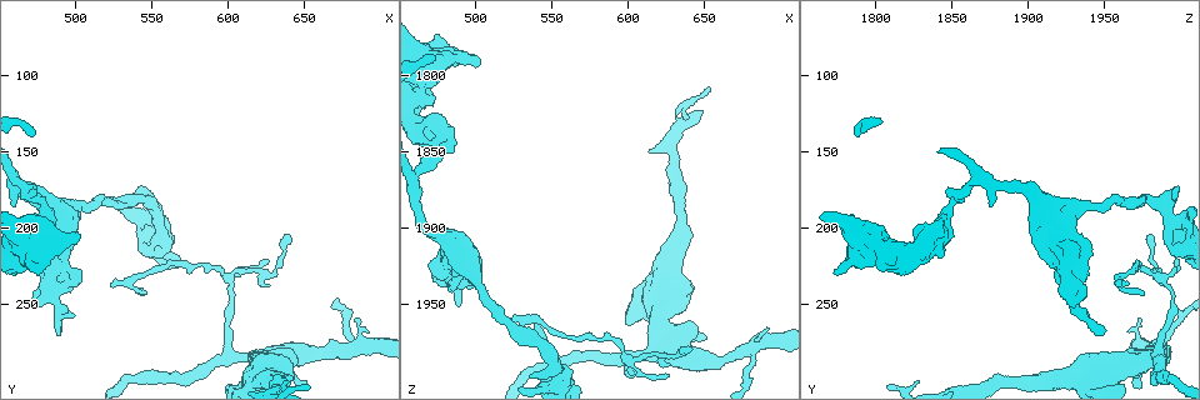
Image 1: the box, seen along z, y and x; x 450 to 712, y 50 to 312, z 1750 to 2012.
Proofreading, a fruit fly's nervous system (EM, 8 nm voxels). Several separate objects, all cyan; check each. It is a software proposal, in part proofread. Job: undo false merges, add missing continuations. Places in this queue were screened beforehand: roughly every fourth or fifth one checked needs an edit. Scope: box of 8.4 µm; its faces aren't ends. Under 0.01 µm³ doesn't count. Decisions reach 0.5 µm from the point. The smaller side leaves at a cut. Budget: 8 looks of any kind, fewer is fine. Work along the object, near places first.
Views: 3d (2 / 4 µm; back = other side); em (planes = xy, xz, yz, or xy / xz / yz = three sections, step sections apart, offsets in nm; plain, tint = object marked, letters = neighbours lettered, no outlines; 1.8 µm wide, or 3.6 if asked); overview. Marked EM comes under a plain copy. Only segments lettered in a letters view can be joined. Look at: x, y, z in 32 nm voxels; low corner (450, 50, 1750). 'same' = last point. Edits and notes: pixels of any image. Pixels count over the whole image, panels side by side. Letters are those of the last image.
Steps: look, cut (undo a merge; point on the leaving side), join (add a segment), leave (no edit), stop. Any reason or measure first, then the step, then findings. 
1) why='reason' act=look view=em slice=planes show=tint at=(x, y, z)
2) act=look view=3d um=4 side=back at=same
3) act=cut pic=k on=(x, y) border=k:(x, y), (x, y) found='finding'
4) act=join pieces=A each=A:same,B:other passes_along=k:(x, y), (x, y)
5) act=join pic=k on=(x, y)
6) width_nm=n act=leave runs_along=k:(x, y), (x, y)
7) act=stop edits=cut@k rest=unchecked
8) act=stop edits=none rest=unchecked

why='an open end' act=look view=3d um=2 at=(474, 230, 1774)

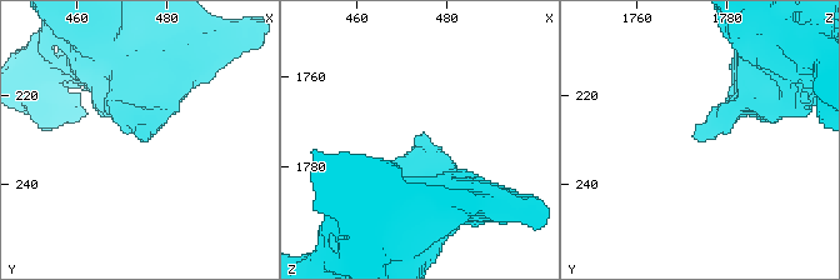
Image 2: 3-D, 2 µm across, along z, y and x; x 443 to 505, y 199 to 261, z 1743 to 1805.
act=look view=em slice=yz step=4 show=letters at=(473, 230, 1773)

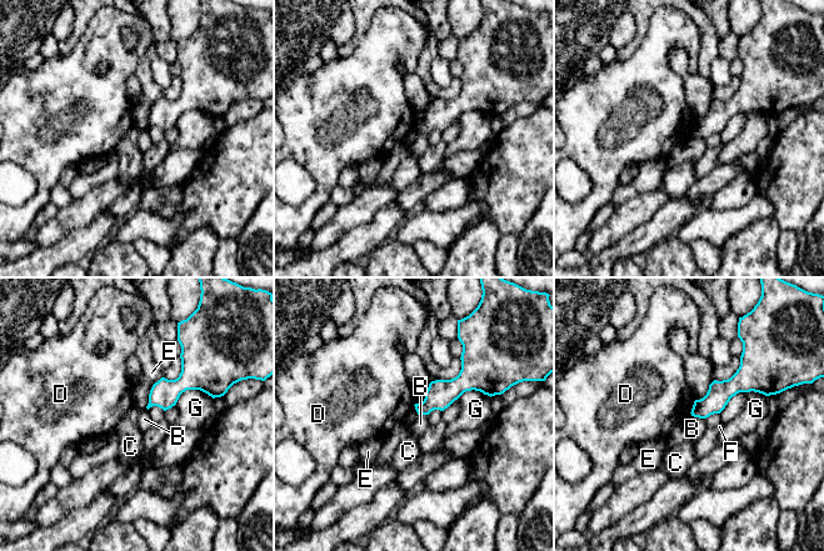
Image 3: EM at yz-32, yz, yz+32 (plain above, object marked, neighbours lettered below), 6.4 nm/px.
act=leave each=B:other,C:other,D:other,E:other,F:other,G:other border=3:(414, 405), (418, 415) found='no lettered segment goes on from it'

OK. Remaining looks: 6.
act=look view=3d um=4 at=(490, 252, 1930)

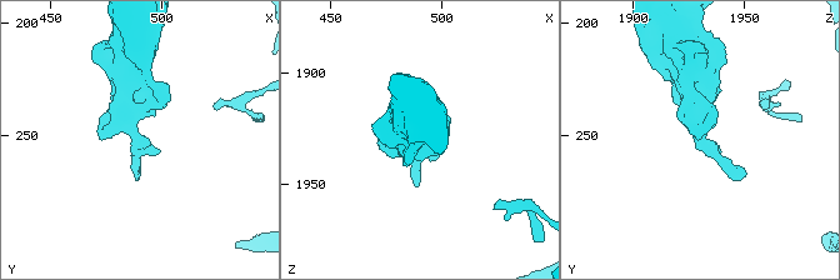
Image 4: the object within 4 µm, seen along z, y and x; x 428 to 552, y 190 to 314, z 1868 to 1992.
why='need the tissue' act=look view=em slice=planes show=letters at=same

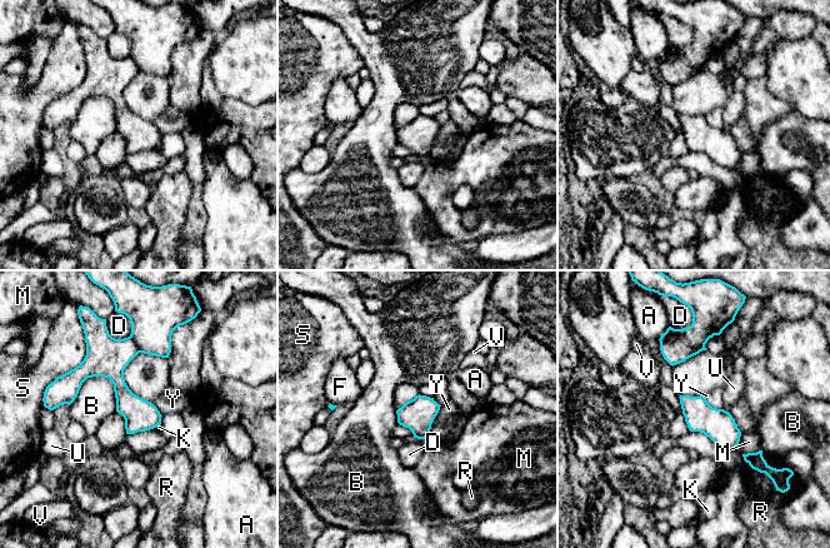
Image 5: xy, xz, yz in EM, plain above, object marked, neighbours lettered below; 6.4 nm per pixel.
longest_contact=B:320nm act=leave each=A:other,B:other,D:other,F:other,K:other,M:other,R:other,S:other,U:other,V:other,Y:other found='continuous, no second neuron'

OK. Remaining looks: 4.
why='narrows sharply' act=look view=3d um=4 at=(600, 232, 1984)

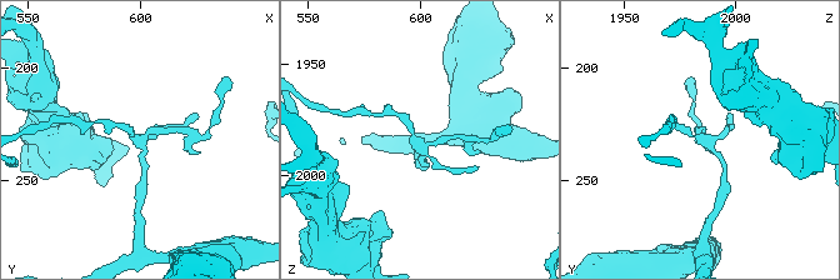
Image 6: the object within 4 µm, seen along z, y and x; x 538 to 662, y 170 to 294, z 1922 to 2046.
act=look view=em slice=xz step=8 show=tint at=(600, 233, 1986)

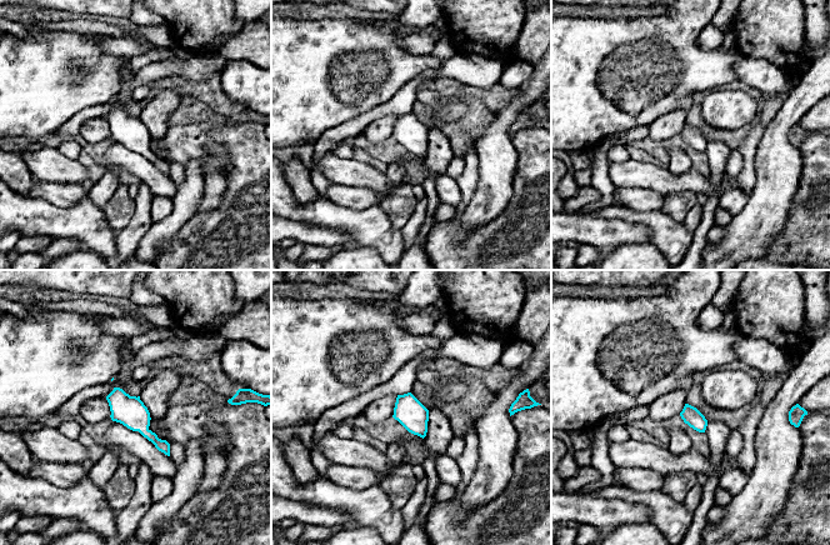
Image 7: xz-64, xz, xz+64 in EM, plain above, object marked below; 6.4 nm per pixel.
why='another direction' act=look view=em slice=planes show=letters at=same

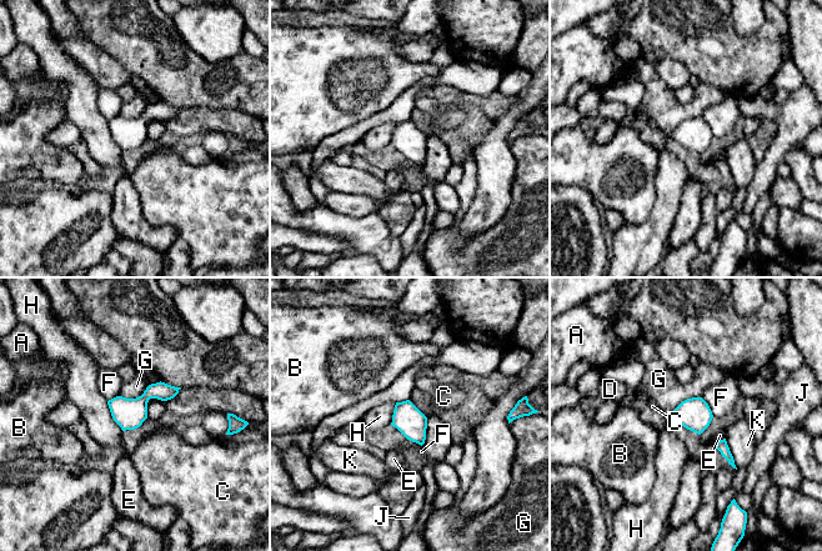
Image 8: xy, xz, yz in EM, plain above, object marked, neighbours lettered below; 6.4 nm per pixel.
width_nm=190 act=leave each=A:other,B:other,C:other,D:other,E:other,F:other,G:other,H:other,J:other,K:other border=8:(106, 401), (113, 420), (123, 431) found='one neuron here'

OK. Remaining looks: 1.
act=stop edits=none rest=unchecked

